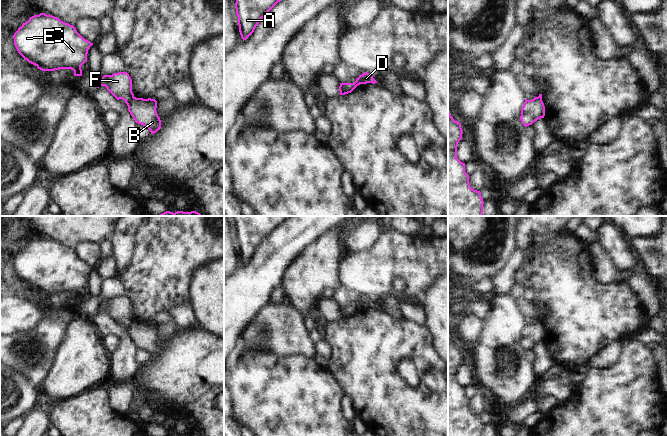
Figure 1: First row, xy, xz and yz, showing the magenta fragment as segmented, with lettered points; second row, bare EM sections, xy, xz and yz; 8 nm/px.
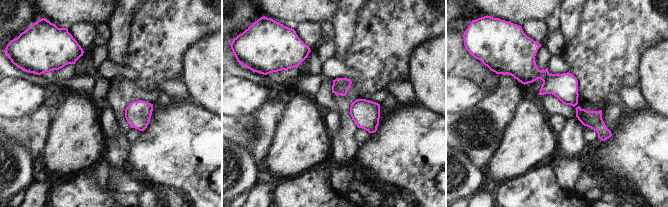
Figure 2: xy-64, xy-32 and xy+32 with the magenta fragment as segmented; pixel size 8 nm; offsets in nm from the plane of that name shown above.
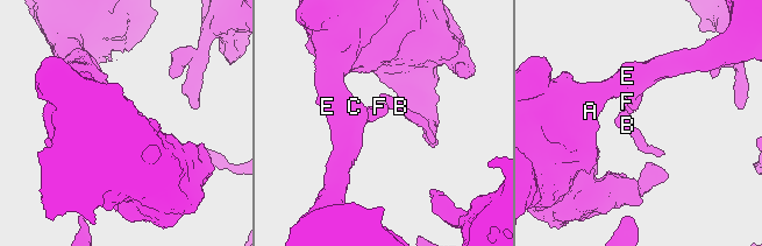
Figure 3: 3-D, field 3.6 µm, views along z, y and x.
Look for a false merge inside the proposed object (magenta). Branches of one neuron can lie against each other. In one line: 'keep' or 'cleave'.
cleave

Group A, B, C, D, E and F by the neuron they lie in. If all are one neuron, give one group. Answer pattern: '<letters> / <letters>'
A C E F / B D

